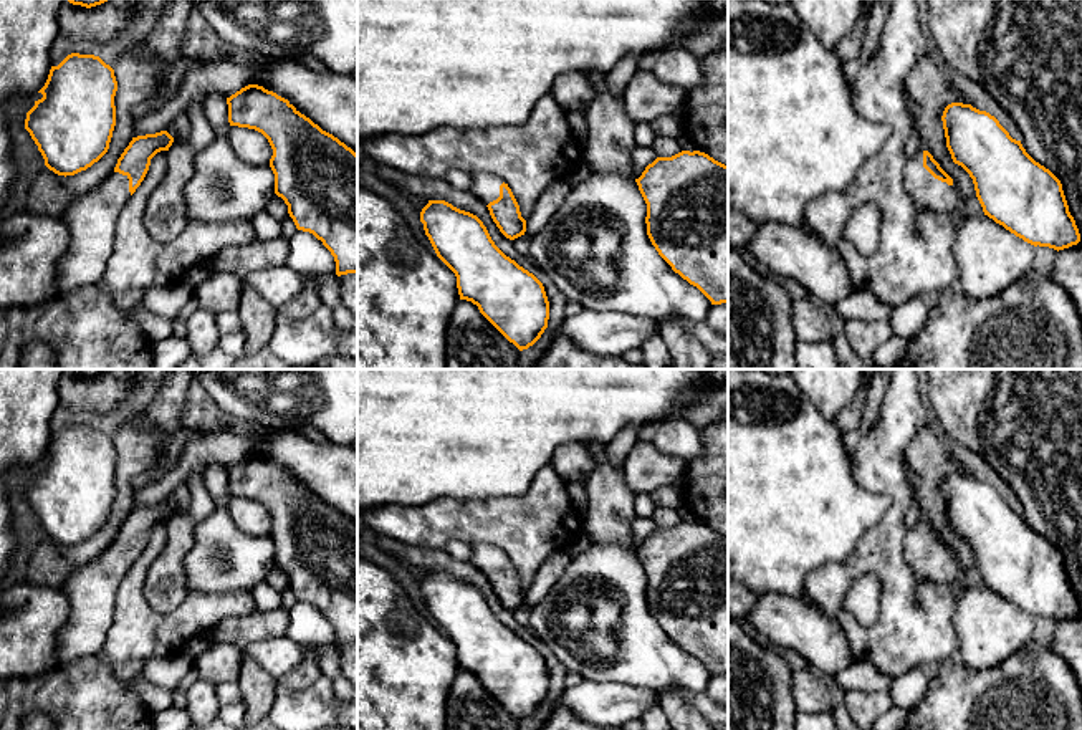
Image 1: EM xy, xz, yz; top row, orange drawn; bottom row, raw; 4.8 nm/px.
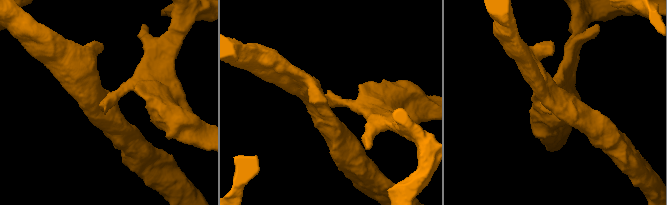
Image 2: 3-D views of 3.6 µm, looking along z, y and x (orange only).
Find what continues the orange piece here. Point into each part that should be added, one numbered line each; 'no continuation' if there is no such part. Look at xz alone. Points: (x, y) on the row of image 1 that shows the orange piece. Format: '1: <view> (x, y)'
1: xz (485, 187)

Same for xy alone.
1: xy (91, 220)

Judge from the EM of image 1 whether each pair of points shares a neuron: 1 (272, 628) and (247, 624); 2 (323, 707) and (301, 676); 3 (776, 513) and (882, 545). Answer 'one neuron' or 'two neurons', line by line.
1: one neuron
2: two neurons
3: two neurons

